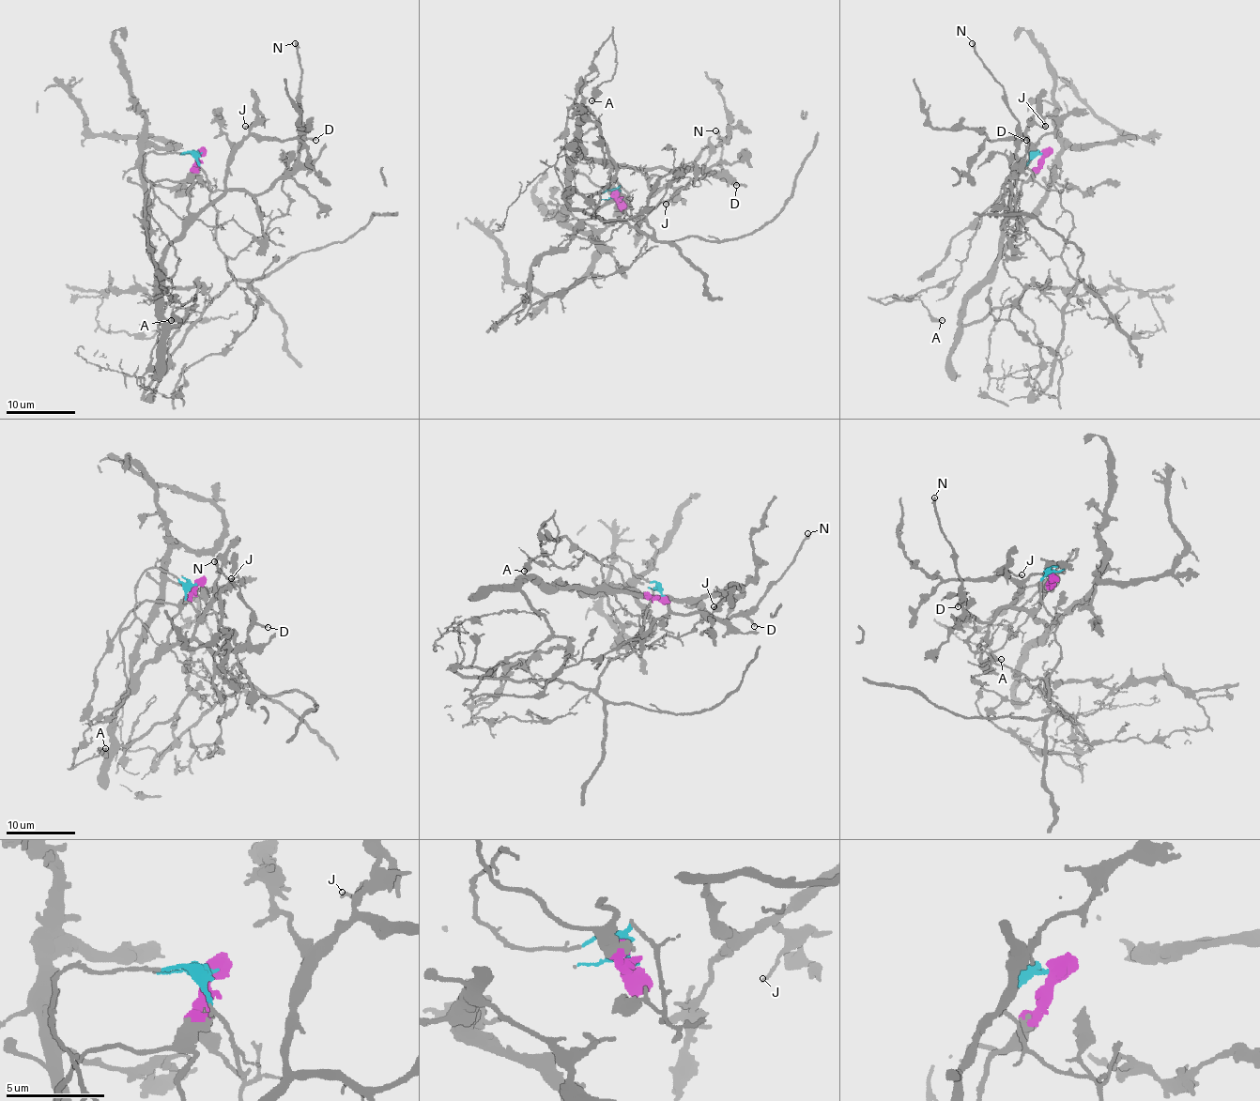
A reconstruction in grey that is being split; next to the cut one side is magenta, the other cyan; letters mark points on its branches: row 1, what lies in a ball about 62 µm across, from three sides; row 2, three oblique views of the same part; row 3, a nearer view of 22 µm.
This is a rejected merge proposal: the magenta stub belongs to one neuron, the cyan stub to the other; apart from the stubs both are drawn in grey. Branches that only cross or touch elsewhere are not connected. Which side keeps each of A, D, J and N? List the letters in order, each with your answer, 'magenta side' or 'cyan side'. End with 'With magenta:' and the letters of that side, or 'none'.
A: cyan side
D: magenta side
J: magenta side
N: magenta side
With magenta: D, J, N

